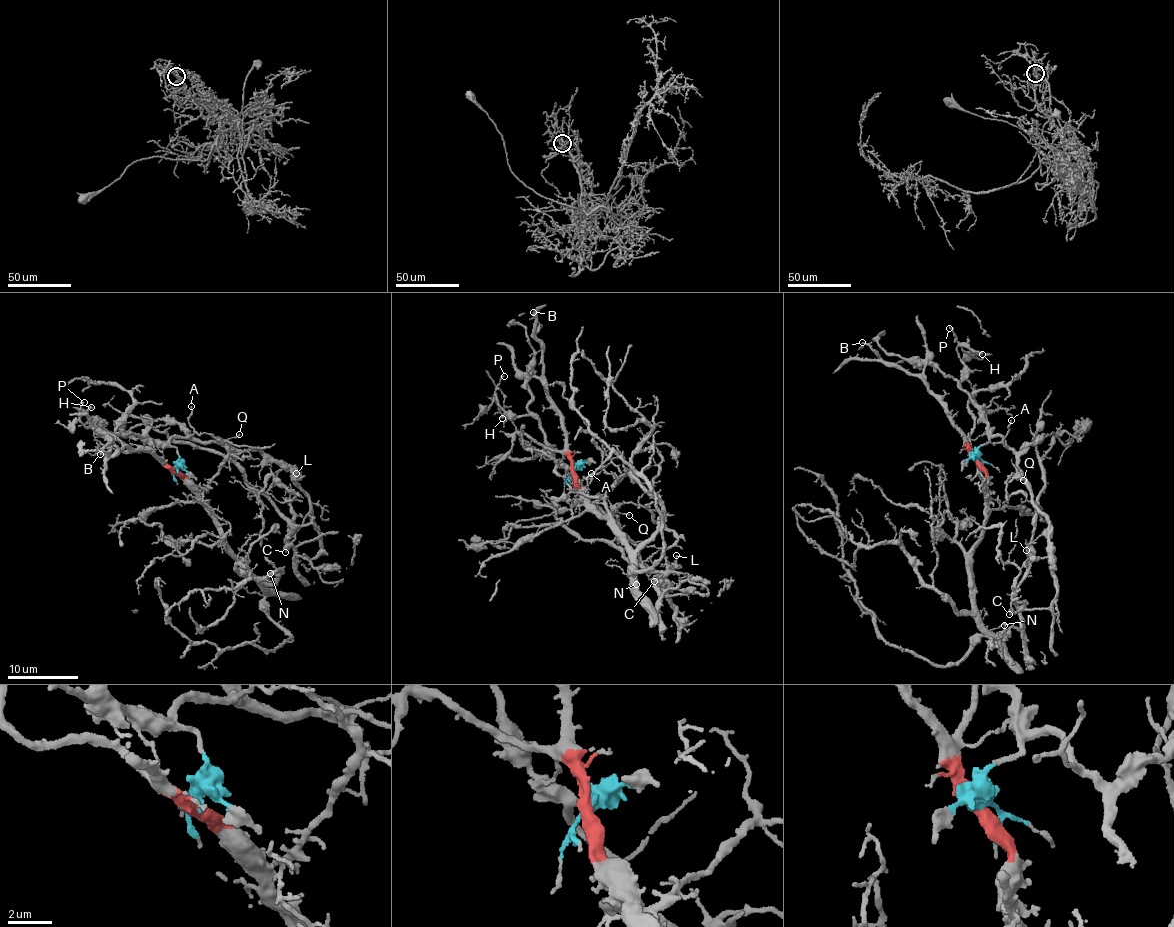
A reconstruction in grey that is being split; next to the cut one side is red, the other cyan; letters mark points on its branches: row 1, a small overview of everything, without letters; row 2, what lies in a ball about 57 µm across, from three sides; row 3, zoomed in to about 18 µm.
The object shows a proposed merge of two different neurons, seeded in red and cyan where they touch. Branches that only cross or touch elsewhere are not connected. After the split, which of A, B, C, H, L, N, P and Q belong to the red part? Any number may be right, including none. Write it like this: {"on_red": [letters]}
{"on_red": ["B", "N"]}

